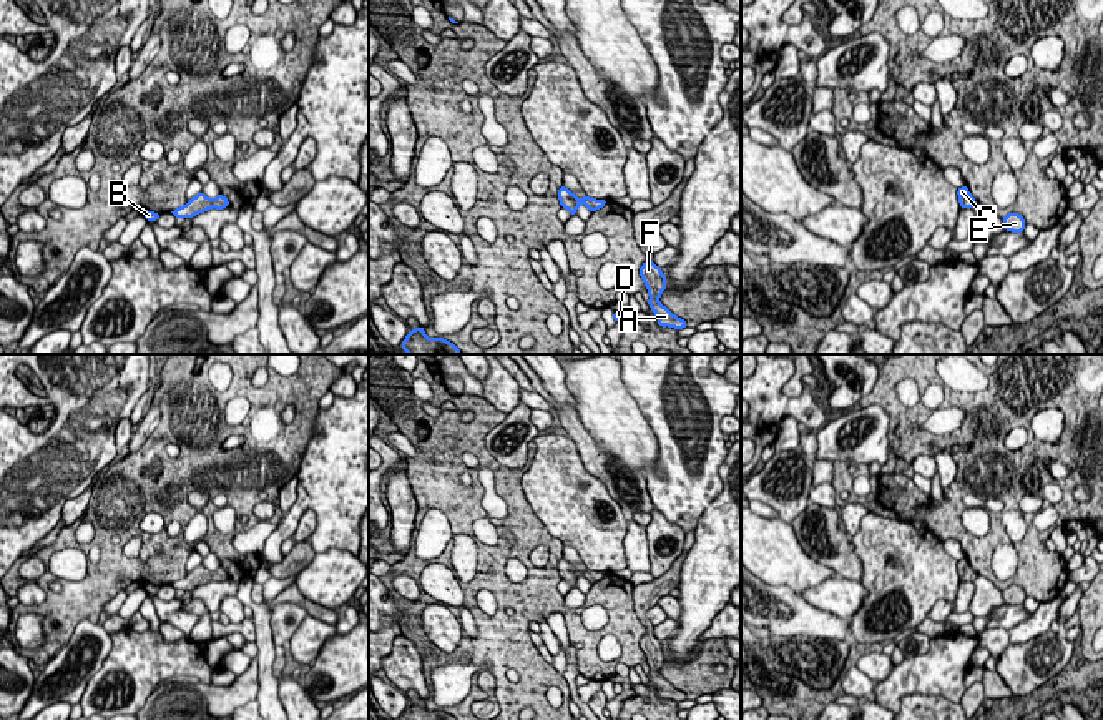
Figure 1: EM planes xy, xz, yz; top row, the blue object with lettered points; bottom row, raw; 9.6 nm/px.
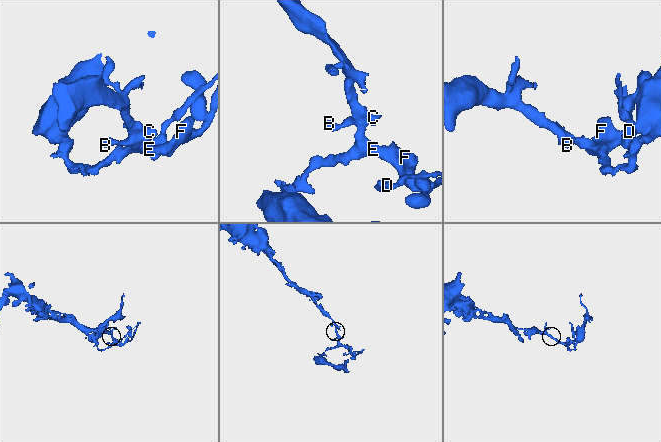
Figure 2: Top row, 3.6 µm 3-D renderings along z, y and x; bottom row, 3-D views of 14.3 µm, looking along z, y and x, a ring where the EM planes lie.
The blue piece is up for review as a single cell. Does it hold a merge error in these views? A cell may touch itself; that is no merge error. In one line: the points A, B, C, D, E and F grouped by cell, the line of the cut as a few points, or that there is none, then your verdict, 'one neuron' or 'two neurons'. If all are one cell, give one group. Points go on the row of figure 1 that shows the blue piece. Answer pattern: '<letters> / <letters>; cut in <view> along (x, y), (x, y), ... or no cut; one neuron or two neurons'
A B C D E F; no cut; one neuron

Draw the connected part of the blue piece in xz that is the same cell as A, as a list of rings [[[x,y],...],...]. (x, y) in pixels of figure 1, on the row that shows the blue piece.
[[[645,261],[640,268],[640,276],[646,284],[650,294],[648,306],[658,318],[658,326],[669,326],[674,329],[688,328],[684,319],[674,316],[668,308],[659,303],[659,296],[666,289],[666,276],[661,273],[661,268],[656,266],[653,261]]]

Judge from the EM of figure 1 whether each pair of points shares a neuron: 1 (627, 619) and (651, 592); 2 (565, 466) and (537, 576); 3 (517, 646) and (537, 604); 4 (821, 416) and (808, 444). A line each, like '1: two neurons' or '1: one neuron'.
1: two neurons
2: two neurons
3: one neuron
4: two neurons

